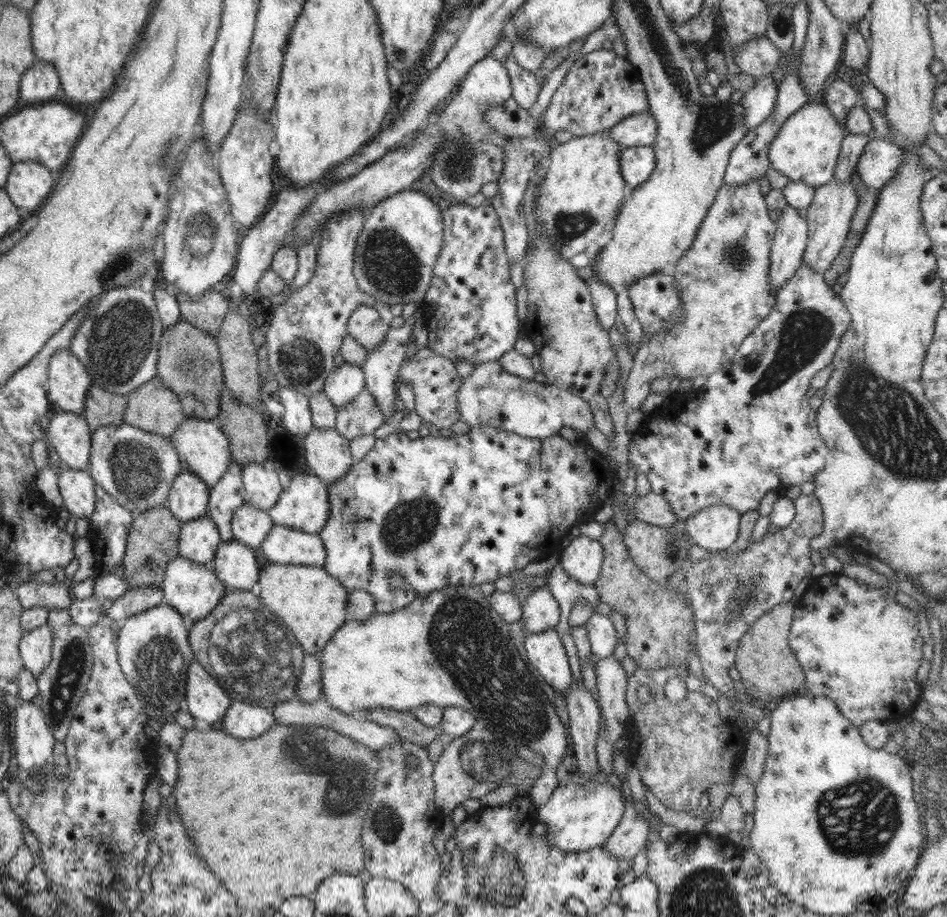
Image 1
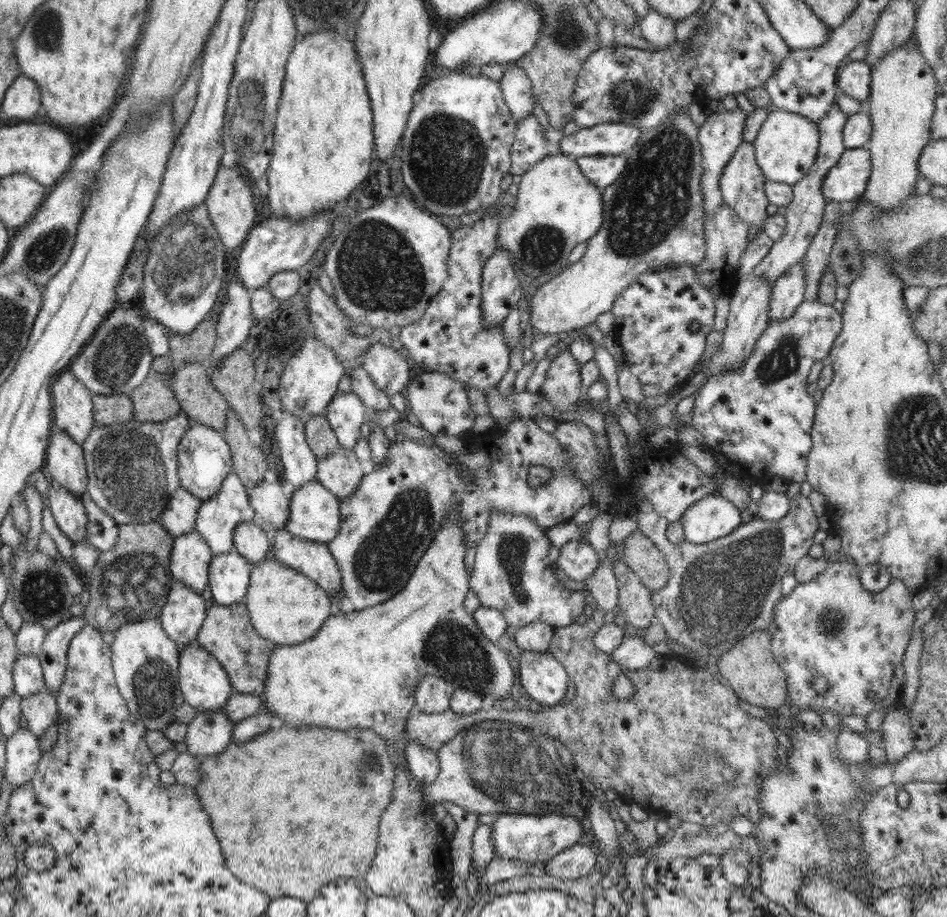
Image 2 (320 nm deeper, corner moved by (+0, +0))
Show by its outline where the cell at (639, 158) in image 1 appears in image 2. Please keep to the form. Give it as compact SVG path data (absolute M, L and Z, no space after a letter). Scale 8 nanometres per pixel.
M596 155L575 157L582 175L600 190L617 182L626 170L626 156Z

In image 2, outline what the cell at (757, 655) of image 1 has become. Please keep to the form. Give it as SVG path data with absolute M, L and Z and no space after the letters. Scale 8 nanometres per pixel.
M756 630L745 636L737 646L724 652L715 668L729 682L731 689L742 700L774 711L784 707L787 695L785 672L779 667L771 650L772 630Z

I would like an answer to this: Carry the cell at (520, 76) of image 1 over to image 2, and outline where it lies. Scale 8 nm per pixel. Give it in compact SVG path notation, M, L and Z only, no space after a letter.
M532 113L522 121L517 121L515 142L511 147L510 175L524 175L534 164L549 155L549 142L544 133Z

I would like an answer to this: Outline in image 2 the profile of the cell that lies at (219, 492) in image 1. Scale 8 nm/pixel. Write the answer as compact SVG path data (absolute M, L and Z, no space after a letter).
M230 470L230 474L220 485L219 491L212 498L201 501L195 529L208 544L213 556L218 556L234 550L233 534L235 528L238 523L246 521L257 521L257 517L250 504L246 487L242 484L240 477L233 470Z

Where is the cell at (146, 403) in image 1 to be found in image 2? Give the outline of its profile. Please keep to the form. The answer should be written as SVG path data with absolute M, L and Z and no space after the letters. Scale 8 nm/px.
M169 355L154 357L152 368L140 387L130 392L133 418L146 423L162 422L182 412L180 403L171 390L172 377L177 371Z

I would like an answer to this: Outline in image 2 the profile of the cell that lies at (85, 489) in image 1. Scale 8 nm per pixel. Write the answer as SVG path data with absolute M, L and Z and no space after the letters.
M50 487L48 502L50 502L49 507L57 527L73 542L73 544L87 538L88 517L81 497L74 496L73 493L68 492L62 487L58 488L58 490Z

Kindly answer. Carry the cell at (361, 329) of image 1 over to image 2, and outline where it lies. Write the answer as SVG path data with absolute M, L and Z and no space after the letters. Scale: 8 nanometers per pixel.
M379 340L367 348L363 367L376 387L389 397L398 392L404 393L412 380L411 365L406 361L405 352L386 347Z

